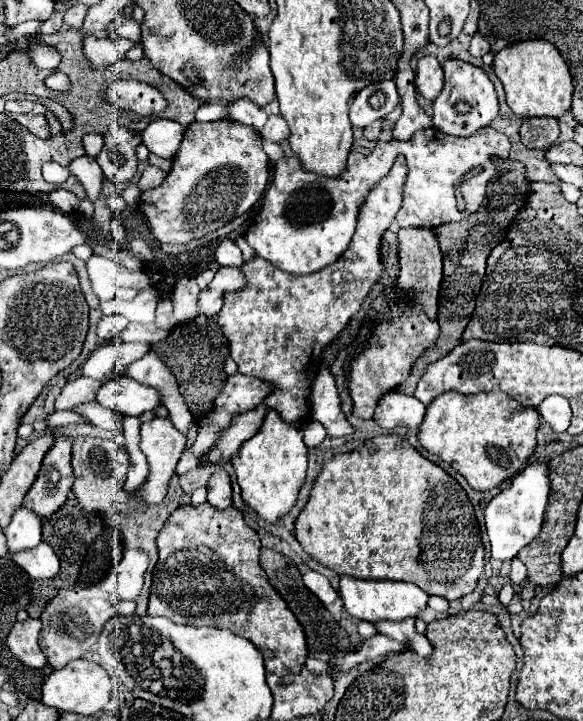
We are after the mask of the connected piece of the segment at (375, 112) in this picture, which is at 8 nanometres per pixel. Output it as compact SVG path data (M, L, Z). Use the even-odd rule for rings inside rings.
M393 80L369 84L353 98L353 104L349 110L351 124L359 128L367 128L375 120L393 112L397 104L399 104L399 94Z

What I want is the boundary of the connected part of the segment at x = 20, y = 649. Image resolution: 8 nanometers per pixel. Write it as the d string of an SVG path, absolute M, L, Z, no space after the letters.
M27 618L23 622L15 622L7 636L7 646L17 660L21 660L29 668L45 668L47 658L43 656L37 636L41 630L41 620Z

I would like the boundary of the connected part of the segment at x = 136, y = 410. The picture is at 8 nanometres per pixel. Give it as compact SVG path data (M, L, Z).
M119 376L103 384L95 400L115 414L121 412L127 416L139 416L141 412L147 412L159 404L159 394L145 384Z

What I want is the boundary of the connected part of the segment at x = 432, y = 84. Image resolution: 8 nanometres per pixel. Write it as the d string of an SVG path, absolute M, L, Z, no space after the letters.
M421 56L417 60L415 88L427 102L435 102L435 96L443 90L443 68L435 56Z

